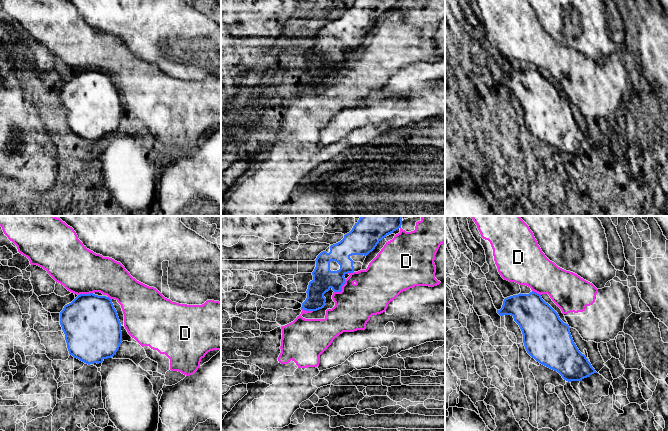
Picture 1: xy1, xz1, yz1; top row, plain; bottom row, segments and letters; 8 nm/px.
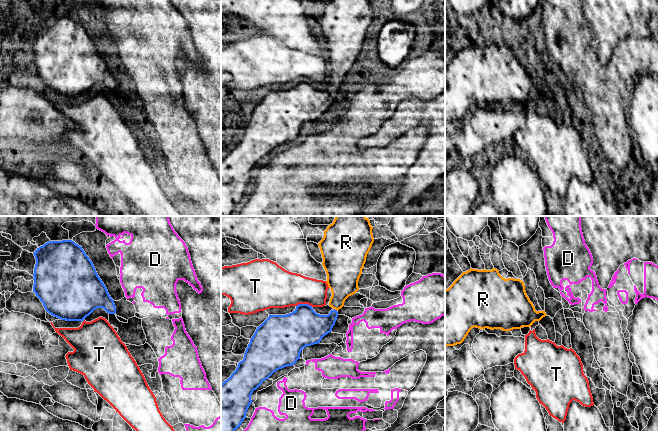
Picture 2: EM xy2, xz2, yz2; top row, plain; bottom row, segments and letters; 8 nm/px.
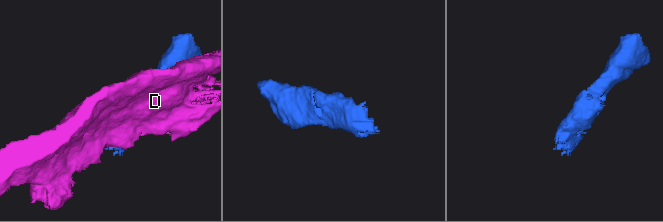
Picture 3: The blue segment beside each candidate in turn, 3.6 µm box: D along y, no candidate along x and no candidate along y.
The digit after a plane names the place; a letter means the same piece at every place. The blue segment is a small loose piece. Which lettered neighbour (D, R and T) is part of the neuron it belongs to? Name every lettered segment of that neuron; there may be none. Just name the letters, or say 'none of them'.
R

